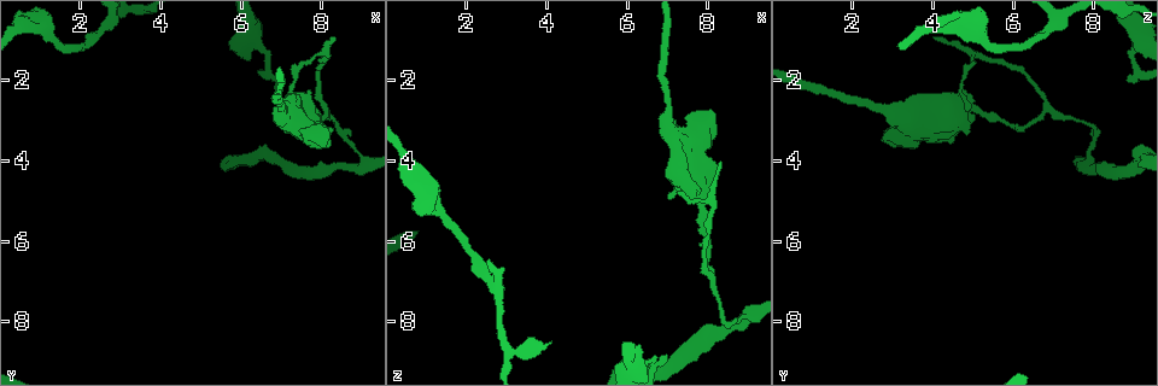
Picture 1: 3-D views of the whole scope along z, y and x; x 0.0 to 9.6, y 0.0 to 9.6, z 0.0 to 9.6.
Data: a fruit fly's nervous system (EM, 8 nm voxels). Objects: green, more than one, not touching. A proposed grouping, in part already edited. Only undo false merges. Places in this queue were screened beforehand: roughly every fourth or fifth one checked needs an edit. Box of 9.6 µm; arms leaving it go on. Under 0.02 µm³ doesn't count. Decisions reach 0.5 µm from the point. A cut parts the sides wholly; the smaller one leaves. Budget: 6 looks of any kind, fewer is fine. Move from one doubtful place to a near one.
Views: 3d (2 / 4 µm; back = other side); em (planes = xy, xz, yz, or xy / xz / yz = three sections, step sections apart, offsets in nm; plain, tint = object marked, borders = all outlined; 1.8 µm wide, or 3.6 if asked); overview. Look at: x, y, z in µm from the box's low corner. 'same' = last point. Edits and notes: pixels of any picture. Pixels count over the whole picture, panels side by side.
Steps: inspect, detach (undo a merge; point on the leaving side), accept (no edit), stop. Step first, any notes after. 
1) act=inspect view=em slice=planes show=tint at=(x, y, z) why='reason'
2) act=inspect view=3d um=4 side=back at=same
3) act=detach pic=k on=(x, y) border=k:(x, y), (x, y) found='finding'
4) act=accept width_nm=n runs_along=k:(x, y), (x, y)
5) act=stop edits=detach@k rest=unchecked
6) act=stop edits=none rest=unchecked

act=inspect view=3d um=2 side=back at=(8.45, 3.25, 8.00) why='abrupt turn'

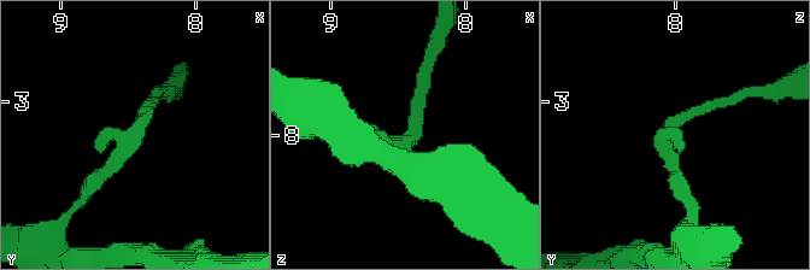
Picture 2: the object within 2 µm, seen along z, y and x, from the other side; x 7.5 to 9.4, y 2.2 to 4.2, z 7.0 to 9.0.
act=inspect view=em slice=planes show=tint at=(8.44, 3.24, 8.02) why='need the tissue'

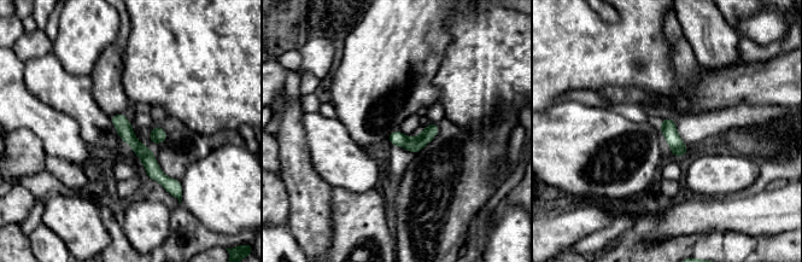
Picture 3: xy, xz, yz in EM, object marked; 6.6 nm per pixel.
act=accept width_nm=110 found='continuous, no second neuron'

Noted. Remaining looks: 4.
act=inspect view=3d um=4 at=(7.90, 1.35, 4.95) why='sharp bend'

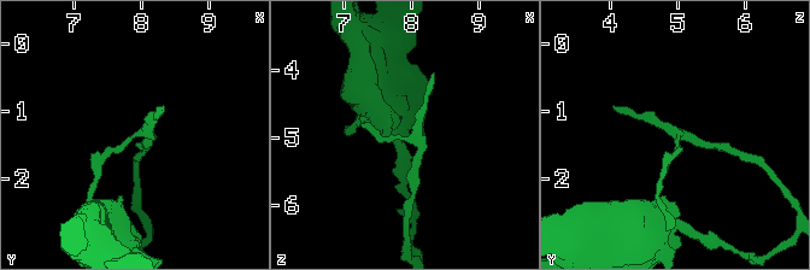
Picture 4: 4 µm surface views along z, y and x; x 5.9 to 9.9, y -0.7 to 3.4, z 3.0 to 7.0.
act=inspect view=em slice=planes show=tint at=(7.90, 1.35, 5.05)

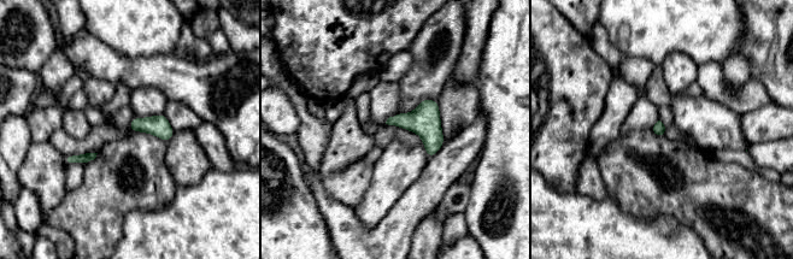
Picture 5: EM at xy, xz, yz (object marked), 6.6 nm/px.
act=accept found='continuous, no second neuron'

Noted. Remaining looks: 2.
act=inspect view=em um=3.6 slice=xz step=16 show=tint at=(6.95, 2.90, 3.15) why='thick turns thin'

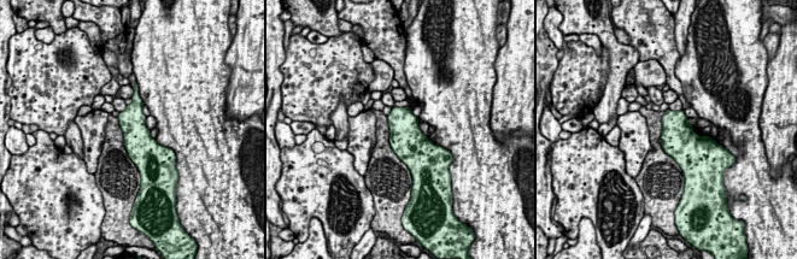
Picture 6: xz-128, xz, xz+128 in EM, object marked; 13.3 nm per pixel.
act=accept found='one neuron here'

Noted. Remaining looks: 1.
act=stop edits=none rest=unchecked

